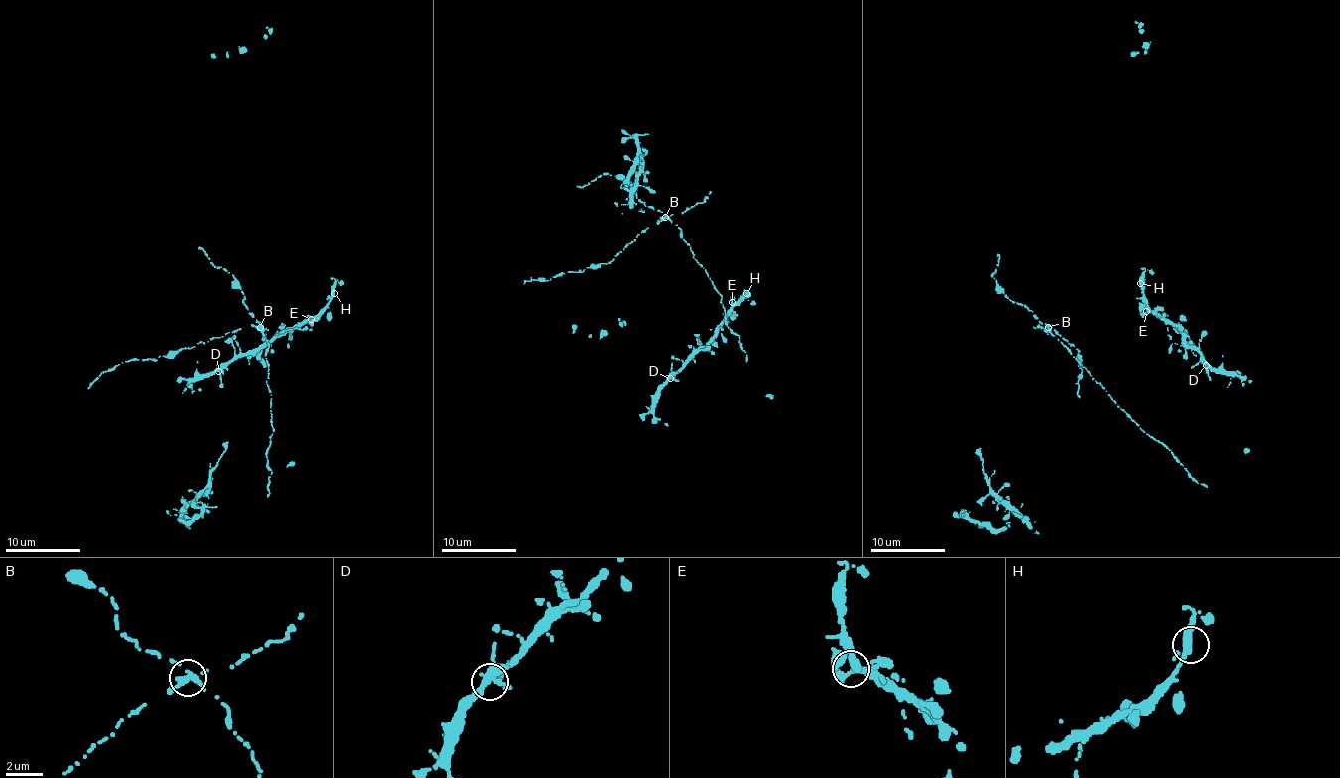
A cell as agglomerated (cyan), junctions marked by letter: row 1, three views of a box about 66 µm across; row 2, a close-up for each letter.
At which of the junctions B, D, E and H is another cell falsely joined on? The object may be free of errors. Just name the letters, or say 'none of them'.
B

